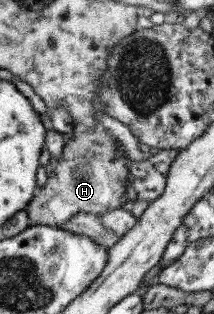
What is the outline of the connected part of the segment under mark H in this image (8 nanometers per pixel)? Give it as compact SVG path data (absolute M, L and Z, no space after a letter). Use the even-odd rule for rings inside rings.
M100 126L93 131L78 133L72 141L64 141L60 158L52 163L48 181L37 188L25 207L29 225L59 227L78 212L96 215L104 213L109 207L121 208L124 188L130 185L130 176L124 162L125 153L118 150L116 142Z

